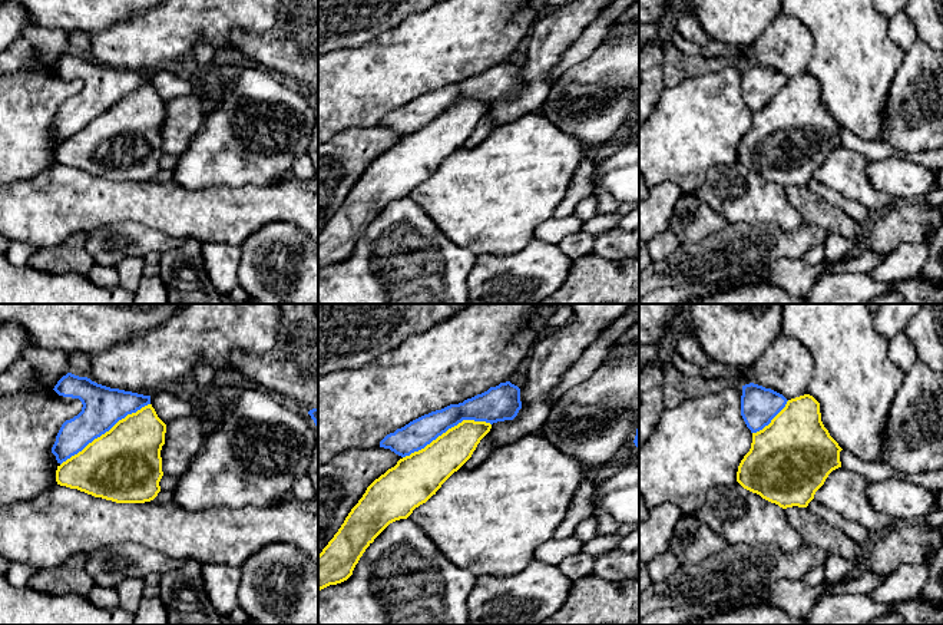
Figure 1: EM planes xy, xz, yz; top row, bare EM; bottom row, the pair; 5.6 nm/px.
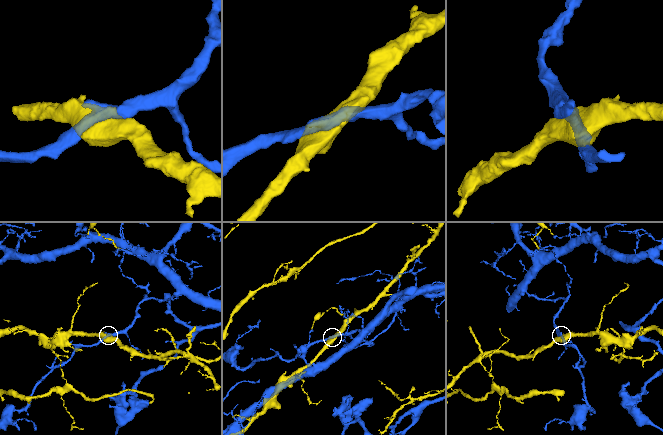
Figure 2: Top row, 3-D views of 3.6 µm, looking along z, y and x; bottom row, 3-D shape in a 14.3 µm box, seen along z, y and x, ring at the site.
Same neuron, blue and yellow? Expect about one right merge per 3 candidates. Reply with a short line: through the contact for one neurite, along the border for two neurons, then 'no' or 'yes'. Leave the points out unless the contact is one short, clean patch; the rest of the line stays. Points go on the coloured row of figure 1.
no

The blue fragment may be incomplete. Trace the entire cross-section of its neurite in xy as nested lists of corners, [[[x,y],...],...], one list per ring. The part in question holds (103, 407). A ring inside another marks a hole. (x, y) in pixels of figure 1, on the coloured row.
[[[72,373],[63,376],[53,390],[59,396],[79,399],[83,404],[82,411],[66,420],[56,436],[52,453],[60,464],[128,414],[150,404],[150,396],[110,388]]]

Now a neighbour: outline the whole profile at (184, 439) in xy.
[[[195,413],[166,423],[165,444],[161,450],[163,474],[179,476],[202,450],[206,434]]]

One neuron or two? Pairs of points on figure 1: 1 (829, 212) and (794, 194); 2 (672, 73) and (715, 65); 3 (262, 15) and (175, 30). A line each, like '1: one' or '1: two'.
1: one
2: one
3: one

